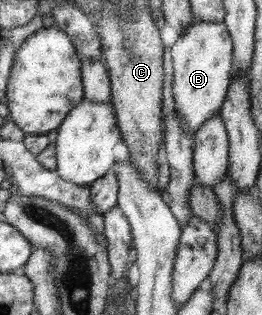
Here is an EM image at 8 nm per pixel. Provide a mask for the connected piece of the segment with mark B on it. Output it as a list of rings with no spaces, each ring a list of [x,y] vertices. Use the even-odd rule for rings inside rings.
[[[195,20],[187,25],[175,45],[171,47],[173,59],[172,95],[174,109],[182,122],[194,134],[205,120],[220,113],[231,85],[233,66],[233,45],[223,22]]]

